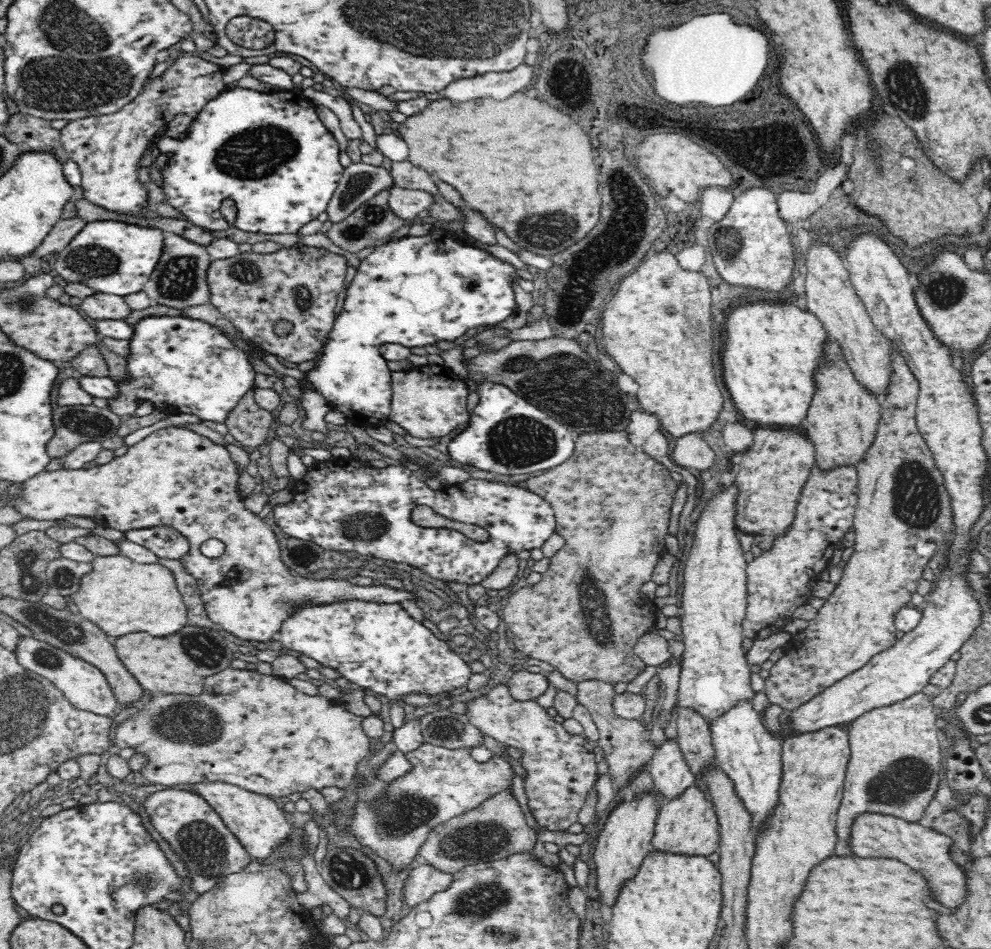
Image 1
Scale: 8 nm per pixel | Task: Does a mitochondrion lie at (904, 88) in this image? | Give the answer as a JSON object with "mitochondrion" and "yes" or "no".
{"mitochondrion":"yes"}

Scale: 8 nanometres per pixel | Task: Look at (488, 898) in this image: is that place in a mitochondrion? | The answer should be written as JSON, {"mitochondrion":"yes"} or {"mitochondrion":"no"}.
{"mitochondrion":"yes"}

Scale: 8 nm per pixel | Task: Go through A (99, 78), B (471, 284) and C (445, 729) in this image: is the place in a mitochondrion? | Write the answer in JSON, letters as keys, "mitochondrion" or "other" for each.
{"A":"mitochondrion","B":"mitochondrion","C":"mitochondrion"}

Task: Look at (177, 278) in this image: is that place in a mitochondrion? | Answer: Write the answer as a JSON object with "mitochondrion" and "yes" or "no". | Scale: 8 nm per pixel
{"mitochondrion":"yes"}

